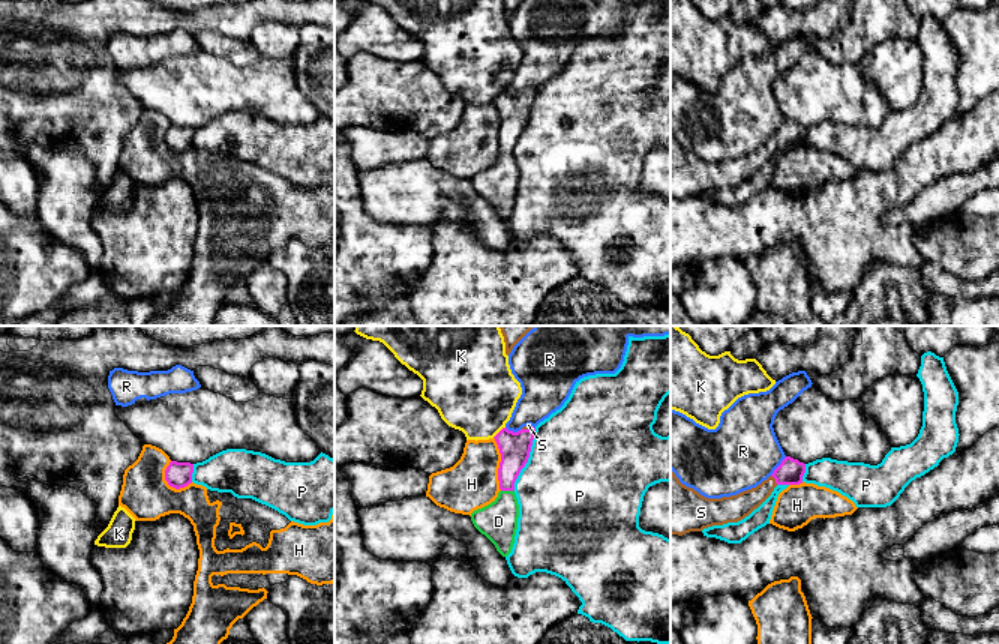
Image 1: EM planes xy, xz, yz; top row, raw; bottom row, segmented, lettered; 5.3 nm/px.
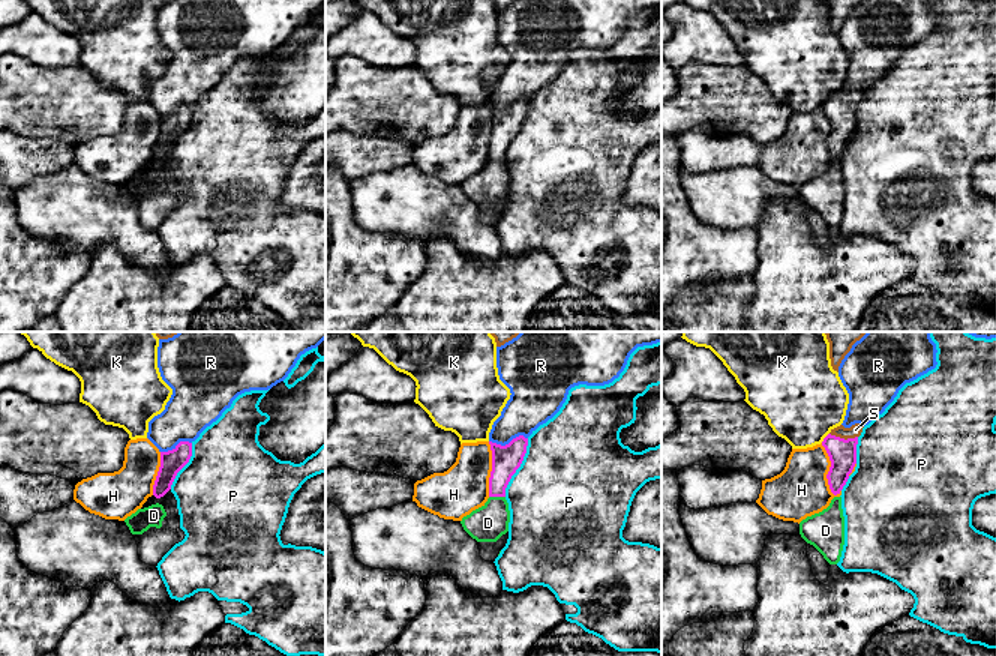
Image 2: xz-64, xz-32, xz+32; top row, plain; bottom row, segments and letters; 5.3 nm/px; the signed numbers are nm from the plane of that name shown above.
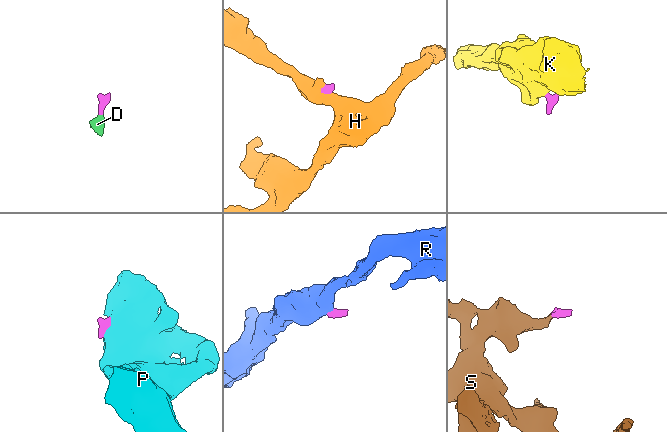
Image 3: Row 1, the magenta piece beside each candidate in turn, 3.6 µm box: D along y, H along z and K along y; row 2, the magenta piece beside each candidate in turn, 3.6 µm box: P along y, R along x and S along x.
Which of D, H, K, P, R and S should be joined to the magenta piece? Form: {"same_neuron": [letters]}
{"same_neuron": ["D", "S"]}

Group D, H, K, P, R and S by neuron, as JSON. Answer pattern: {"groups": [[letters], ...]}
{"groups": [["D", "S"], ["H"], ["K"], ["P"], ["R"]]}

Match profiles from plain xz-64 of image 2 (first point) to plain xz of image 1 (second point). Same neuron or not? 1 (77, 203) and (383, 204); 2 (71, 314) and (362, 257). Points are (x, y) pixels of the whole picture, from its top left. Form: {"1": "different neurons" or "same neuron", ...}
{"1": "same neuron", "2": "different neurons"}

